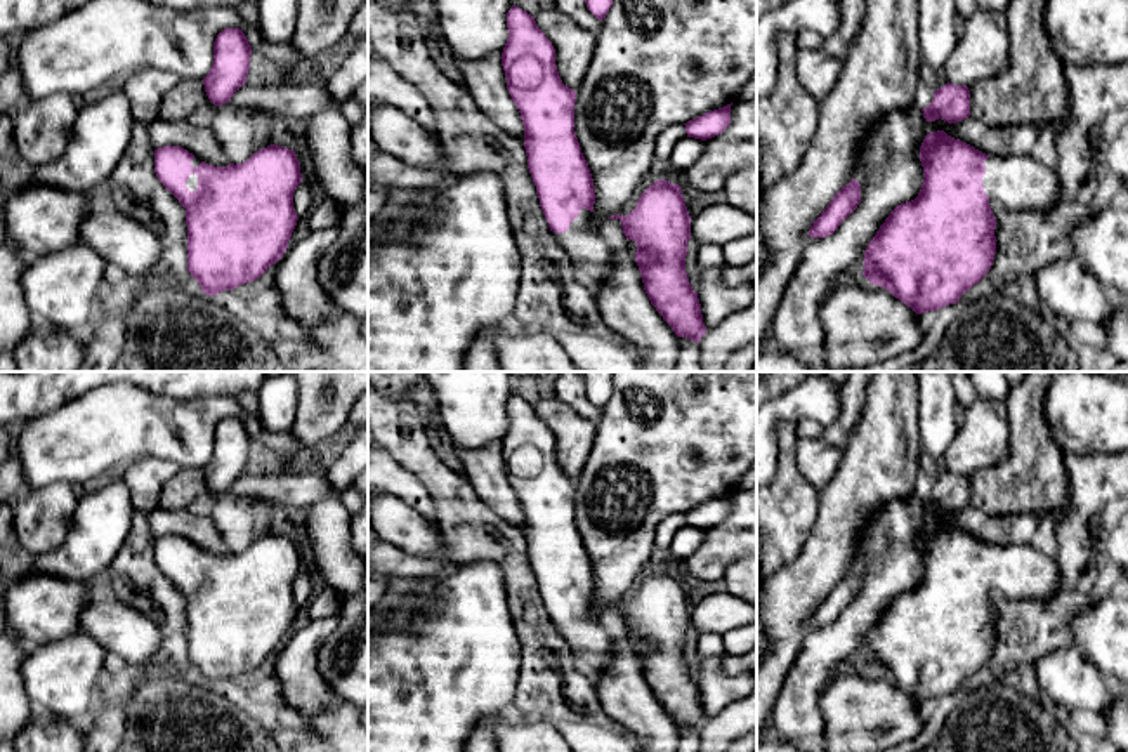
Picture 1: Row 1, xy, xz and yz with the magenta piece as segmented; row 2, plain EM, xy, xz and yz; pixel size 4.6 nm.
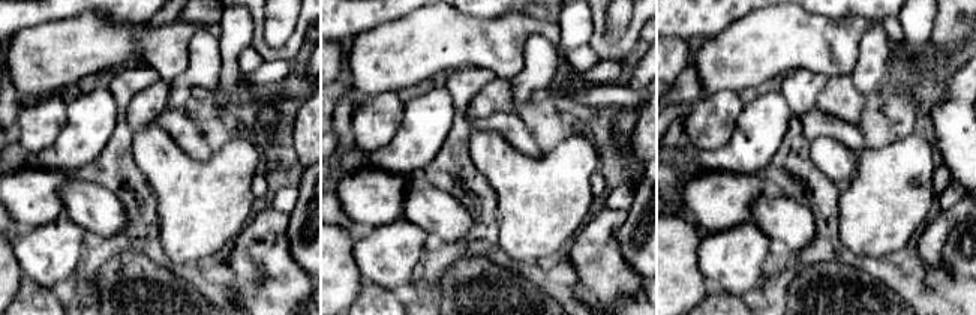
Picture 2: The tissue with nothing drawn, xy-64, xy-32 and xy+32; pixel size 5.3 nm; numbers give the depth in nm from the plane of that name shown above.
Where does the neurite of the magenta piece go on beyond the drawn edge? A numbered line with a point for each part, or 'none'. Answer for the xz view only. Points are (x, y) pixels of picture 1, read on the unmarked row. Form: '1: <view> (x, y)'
1: xz (585, 634)

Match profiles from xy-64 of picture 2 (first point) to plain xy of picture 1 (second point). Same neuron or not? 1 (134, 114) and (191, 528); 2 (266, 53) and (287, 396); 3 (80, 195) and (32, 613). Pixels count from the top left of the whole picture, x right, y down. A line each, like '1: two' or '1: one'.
1: two
2: two
3: two

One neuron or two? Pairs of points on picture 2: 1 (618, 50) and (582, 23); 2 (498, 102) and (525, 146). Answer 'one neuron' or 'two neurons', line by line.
1: two neurons
2: two neurons

